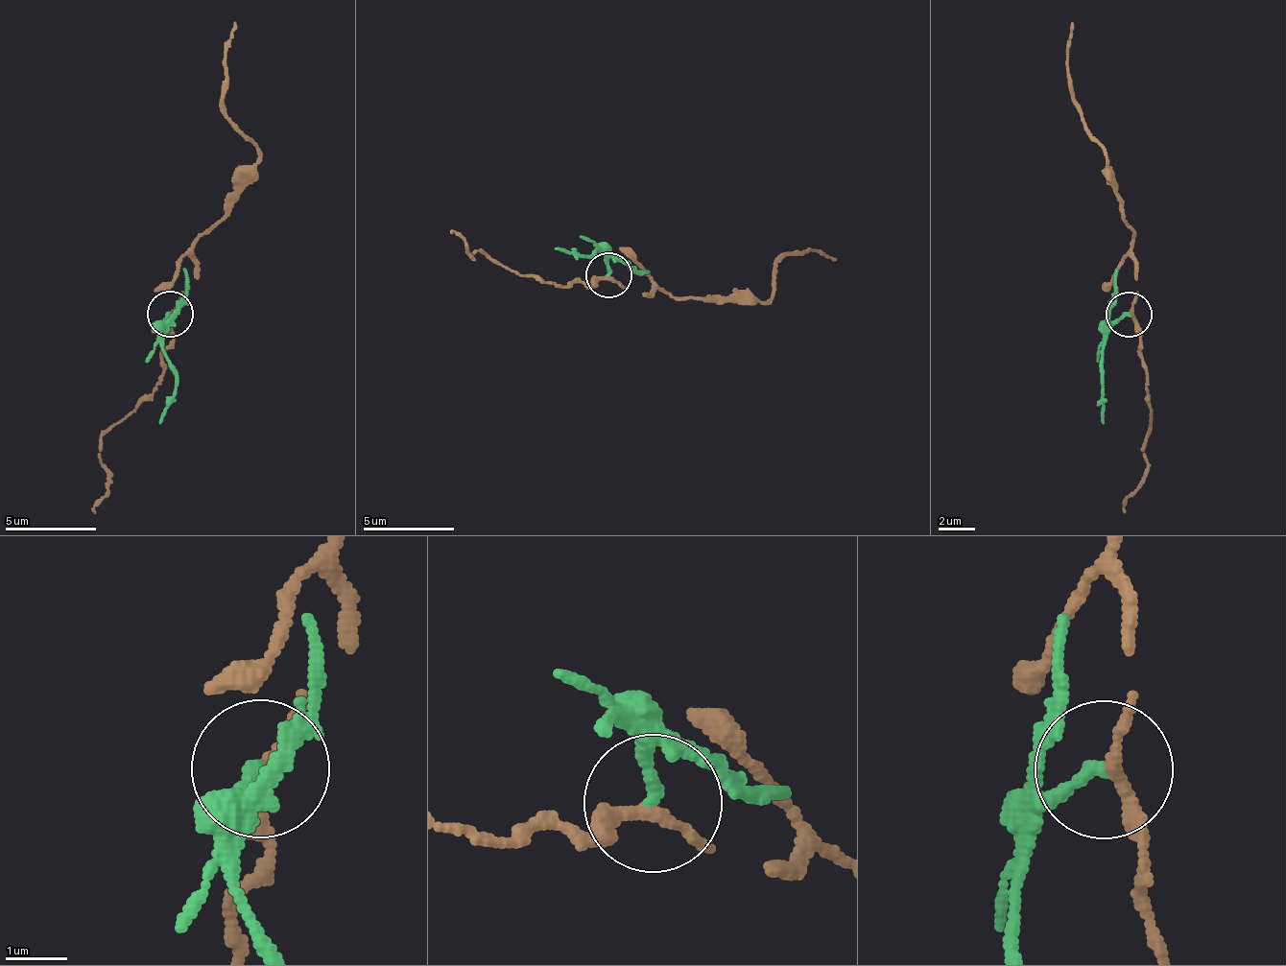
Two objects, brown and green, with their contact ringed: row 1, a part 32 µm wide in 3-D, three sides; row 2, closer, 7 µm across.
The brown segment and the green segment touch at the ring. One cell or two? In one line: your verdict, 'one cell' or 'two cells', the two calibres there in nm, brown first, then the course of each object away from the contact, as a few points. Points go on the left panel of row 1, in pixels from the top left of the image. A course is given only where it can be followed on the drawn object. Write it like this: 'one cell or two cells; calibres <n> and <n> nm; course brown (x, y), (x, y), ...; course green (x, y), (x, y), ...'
two cells; calibres 190 and 200 nm; course brown (169, 315), (194, 278), (194, 242), (224, 214), (227, 192), (257, 159), (224, 105), (223, 41), (235, 23); course green (169, 315), (164, 342), (175, 402), (158, 425)

